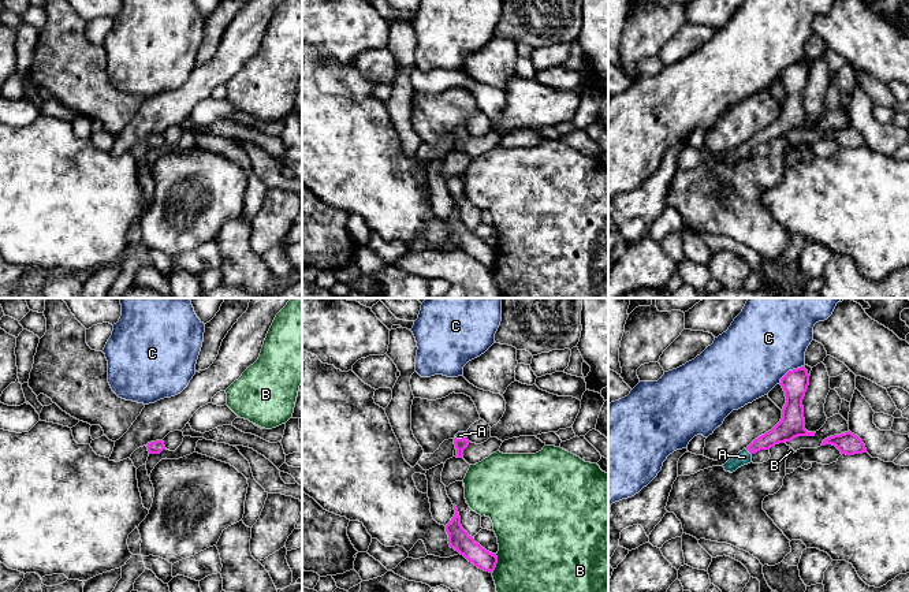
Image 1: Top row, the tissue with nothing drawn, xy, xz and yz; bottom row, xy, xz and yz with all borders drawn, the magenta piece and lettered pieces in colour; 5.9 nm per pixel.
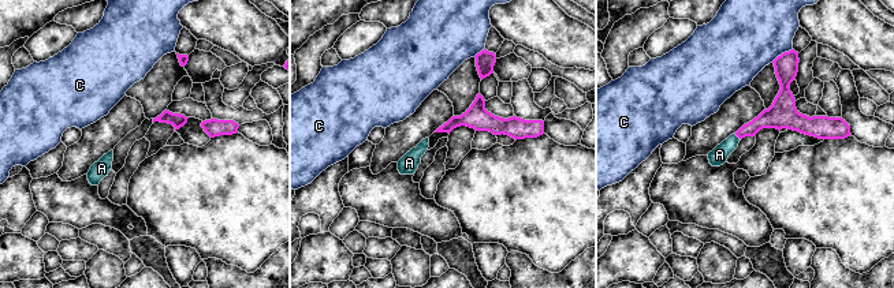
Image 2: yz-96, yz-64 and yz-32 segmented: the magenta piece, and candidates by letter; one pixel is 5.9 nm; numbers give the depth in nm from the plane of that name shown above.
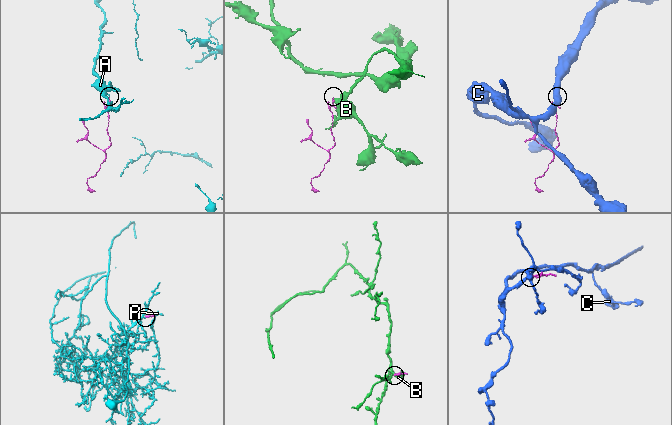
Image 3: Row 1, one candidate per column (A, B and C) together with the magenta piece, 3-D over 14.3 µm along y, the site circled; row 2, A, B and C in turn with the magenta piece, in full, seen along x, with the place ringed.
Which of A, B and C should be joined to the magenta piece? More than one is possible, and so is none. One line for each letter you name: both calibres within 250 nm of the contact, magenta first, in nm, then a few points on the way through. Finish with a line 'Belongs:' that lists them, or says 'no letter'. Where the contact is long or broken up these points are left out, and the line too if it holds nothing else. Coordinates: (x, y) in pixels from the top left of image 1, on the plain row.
A: 130 nm thick on the magenta side, 90 nm on the other; runs through yz (785, 125), (748, 144), (744, 151)
Belongs: A

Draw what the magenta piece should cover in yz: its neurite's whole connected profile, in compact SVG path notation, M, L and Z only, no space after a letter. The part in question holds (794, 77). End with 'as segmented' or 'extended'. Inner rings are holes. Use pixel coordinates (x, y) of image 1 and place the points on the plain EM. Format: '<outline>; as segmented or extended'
M805 60L789 64L781 72L781 79L786 90L781 115L722 159L726 165L733 167L738 161L750 157L752 149L760 144L770 144L775 138L791 135L798 130L815 130L816 126L805 123L802 93L809 79L809 68Z; extended

